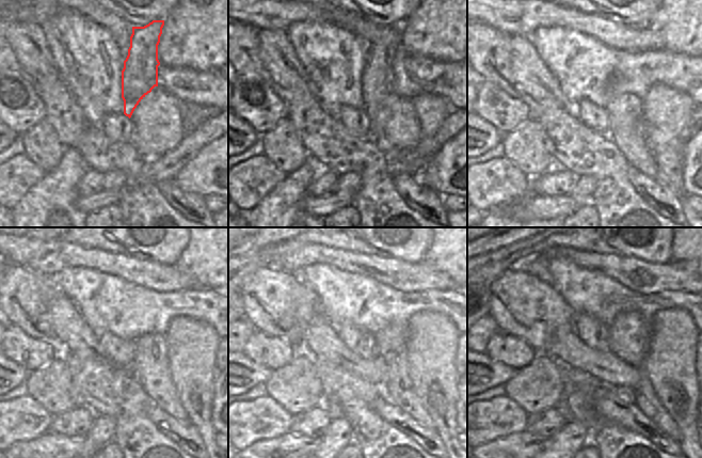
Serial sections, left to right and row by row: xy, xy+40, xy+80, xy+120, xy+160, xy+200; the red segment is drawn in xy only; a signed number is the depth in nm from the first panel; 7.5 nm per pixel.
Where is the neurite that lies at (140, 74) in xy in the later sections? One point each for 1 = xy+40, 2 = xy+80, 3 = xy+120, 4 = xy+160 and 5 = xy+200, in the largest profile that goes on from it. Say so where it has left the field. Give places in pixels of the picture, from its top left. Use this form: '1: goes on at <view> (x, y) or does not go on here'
1: goes on at xy+40 (377, 80)
2: goes on at xy+80 (624, 111)
3: goes on at xy+120 (149, 365)
4: goes on at xy+160 (398, 389)
5: goes on at xy+200 (644, 397)

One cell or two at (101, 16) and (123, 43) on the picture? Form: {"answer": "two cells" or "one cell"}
{"answer": "one cell"}

